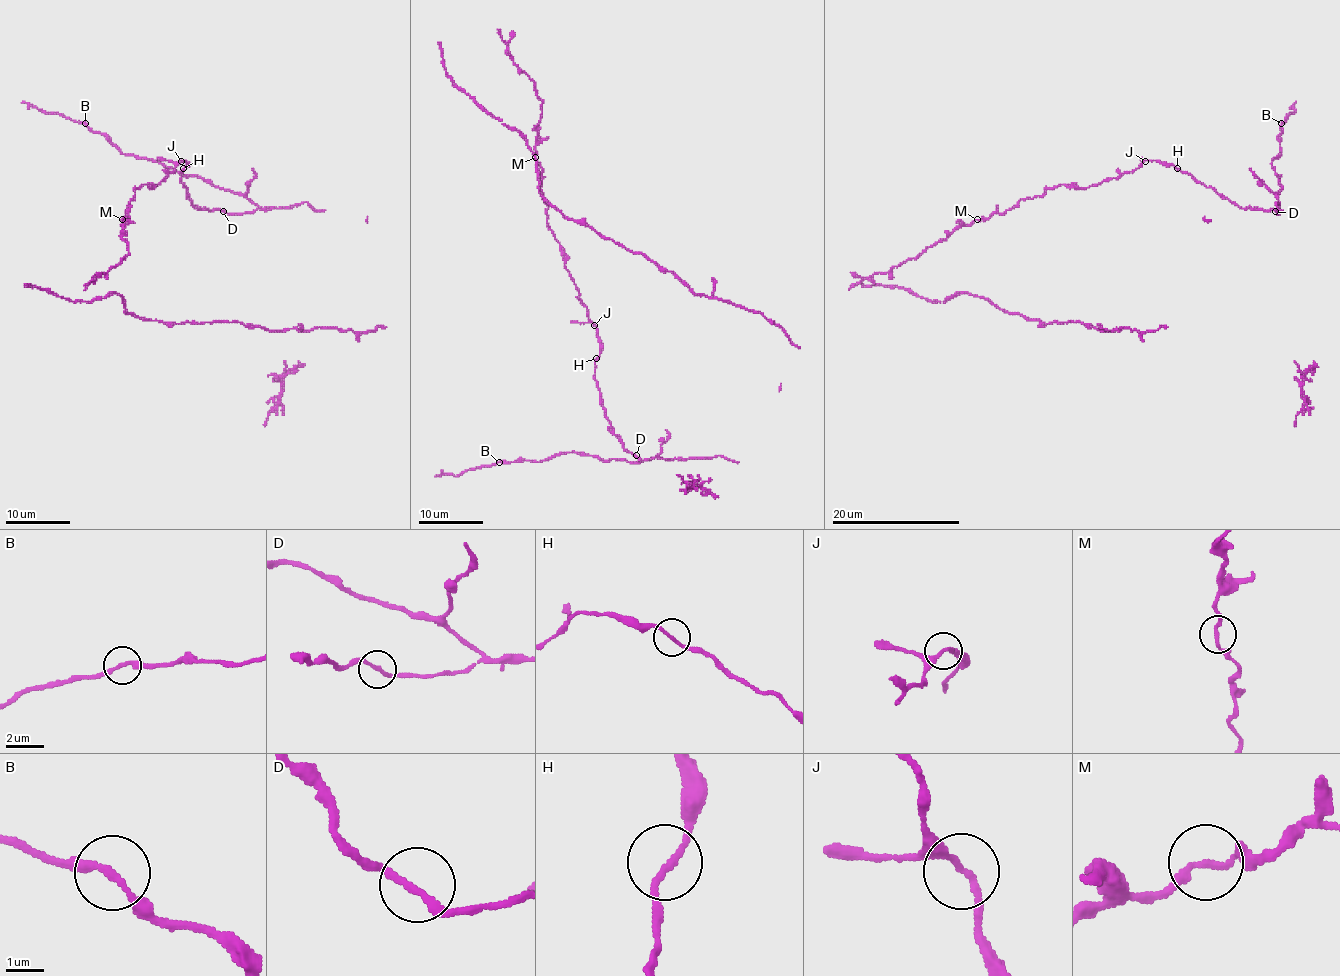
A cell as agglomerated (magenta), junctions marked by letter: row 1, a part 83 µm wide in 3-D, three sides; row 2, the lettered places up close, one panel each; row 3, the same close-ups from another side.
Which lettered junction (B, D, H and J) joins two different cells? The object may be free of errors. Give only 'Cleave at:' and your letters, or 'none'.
Cleave at: none

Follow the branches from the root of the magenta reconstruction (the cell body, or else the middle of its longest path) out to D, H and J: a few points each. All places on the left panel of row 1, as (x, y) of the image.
D: (138, 187), (152, 187), (183, 160), (186, 167), (181, 181), (191, 202), (197, 208), (223, 211)
H: (138, 187), (144, 184), (152, 187), (183, 160), (186, 163), (183, 168)
J: (138, 187), (144, 184), (152, 187), (172, 173), (181, 160)

